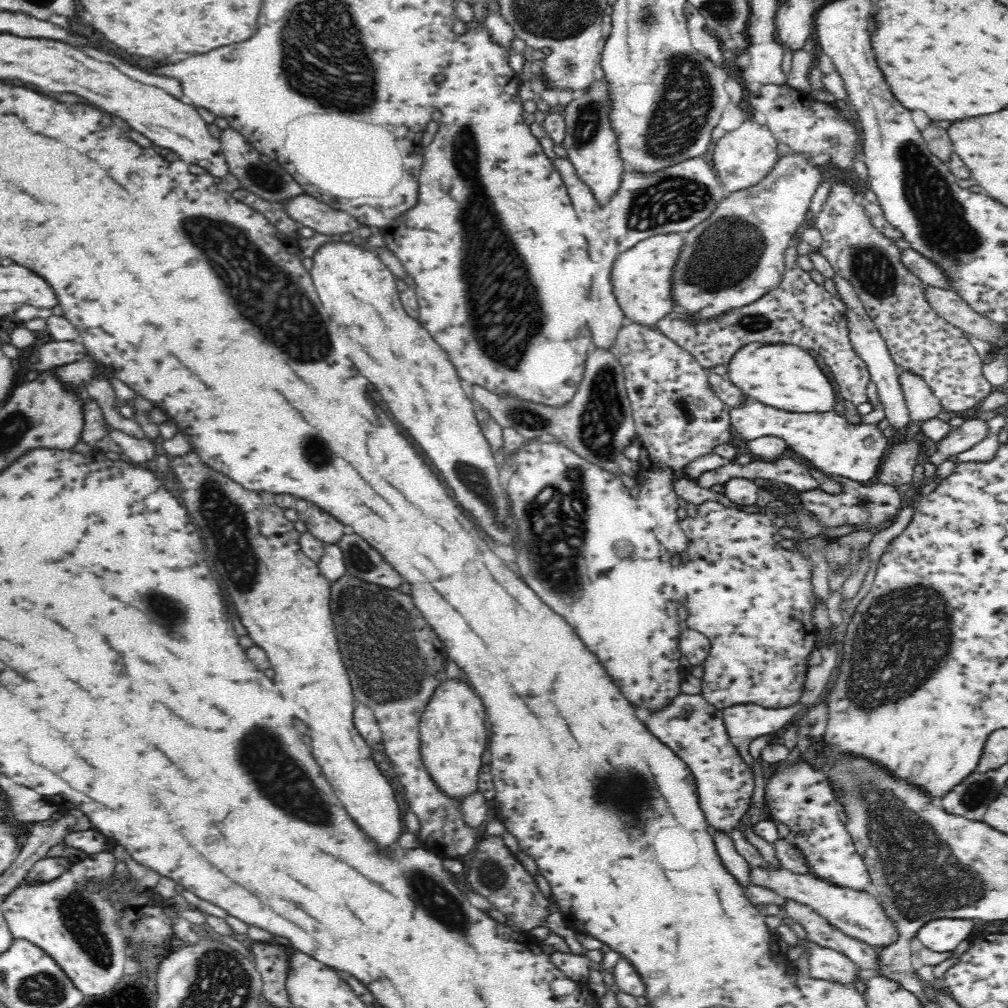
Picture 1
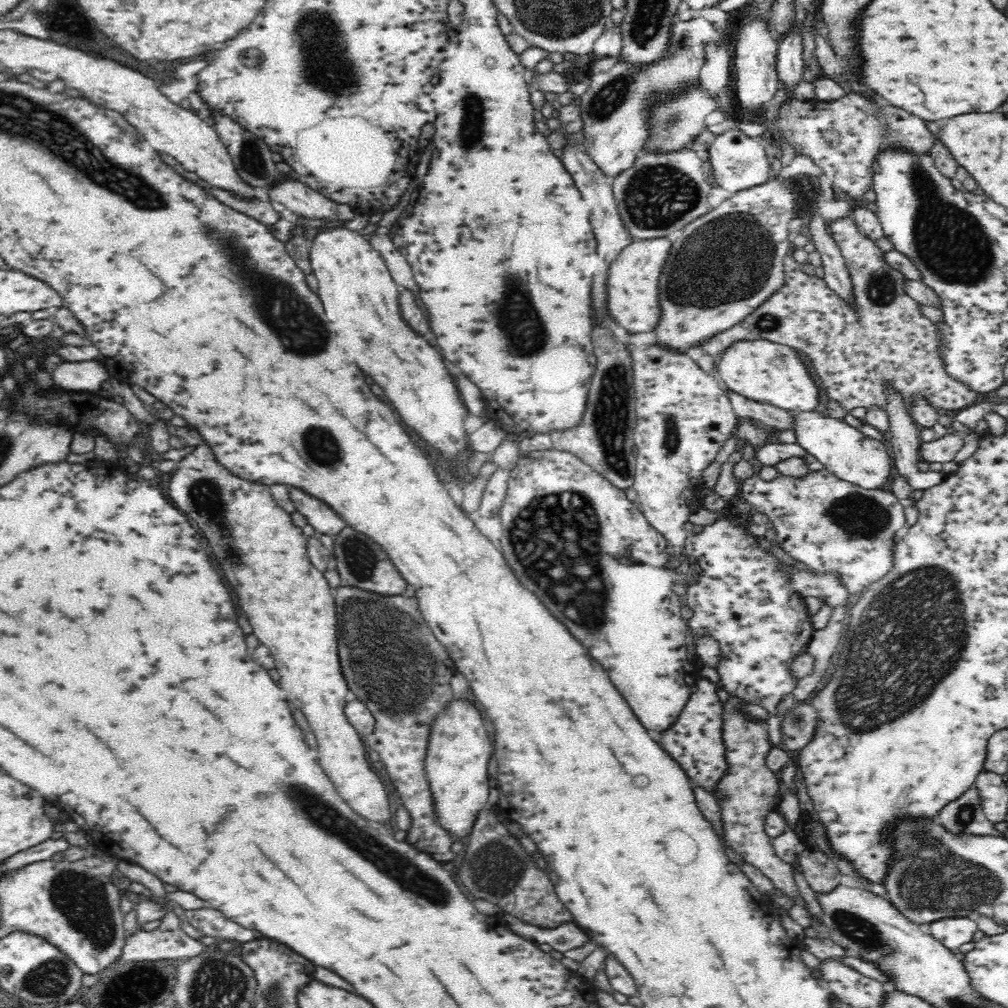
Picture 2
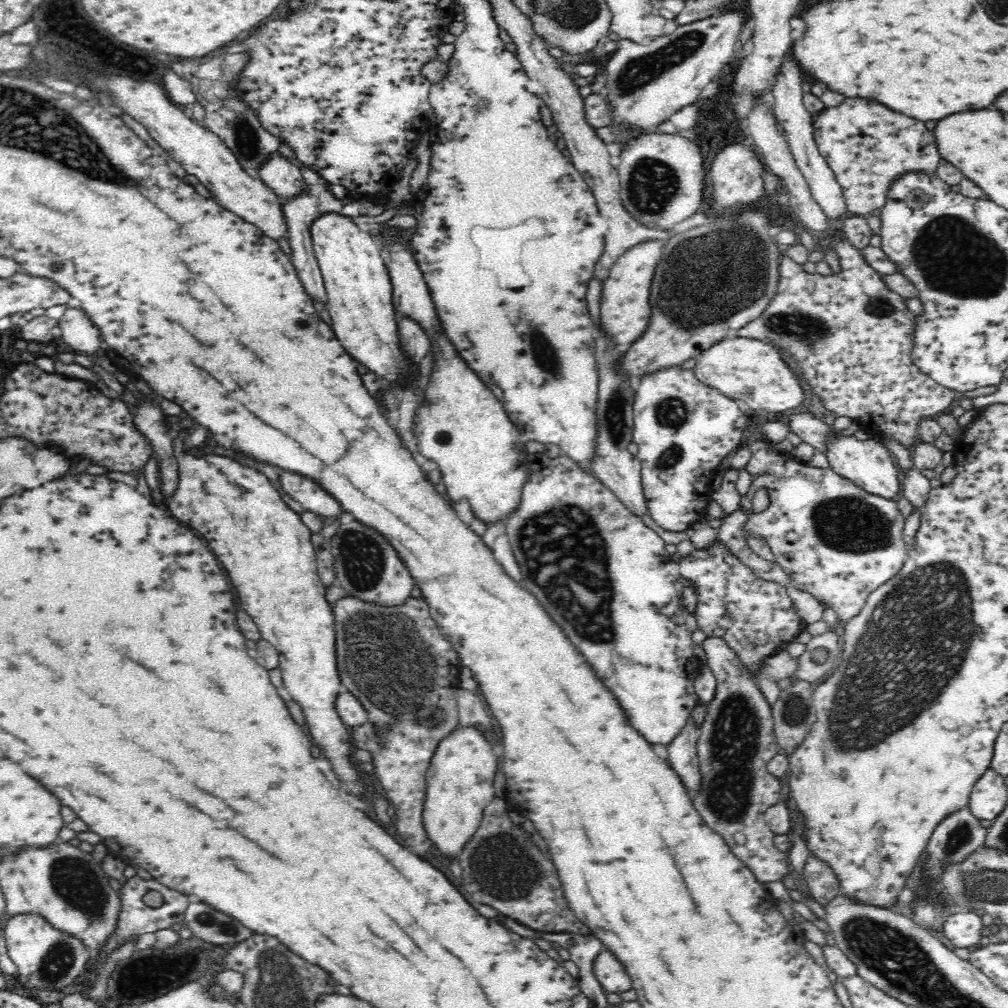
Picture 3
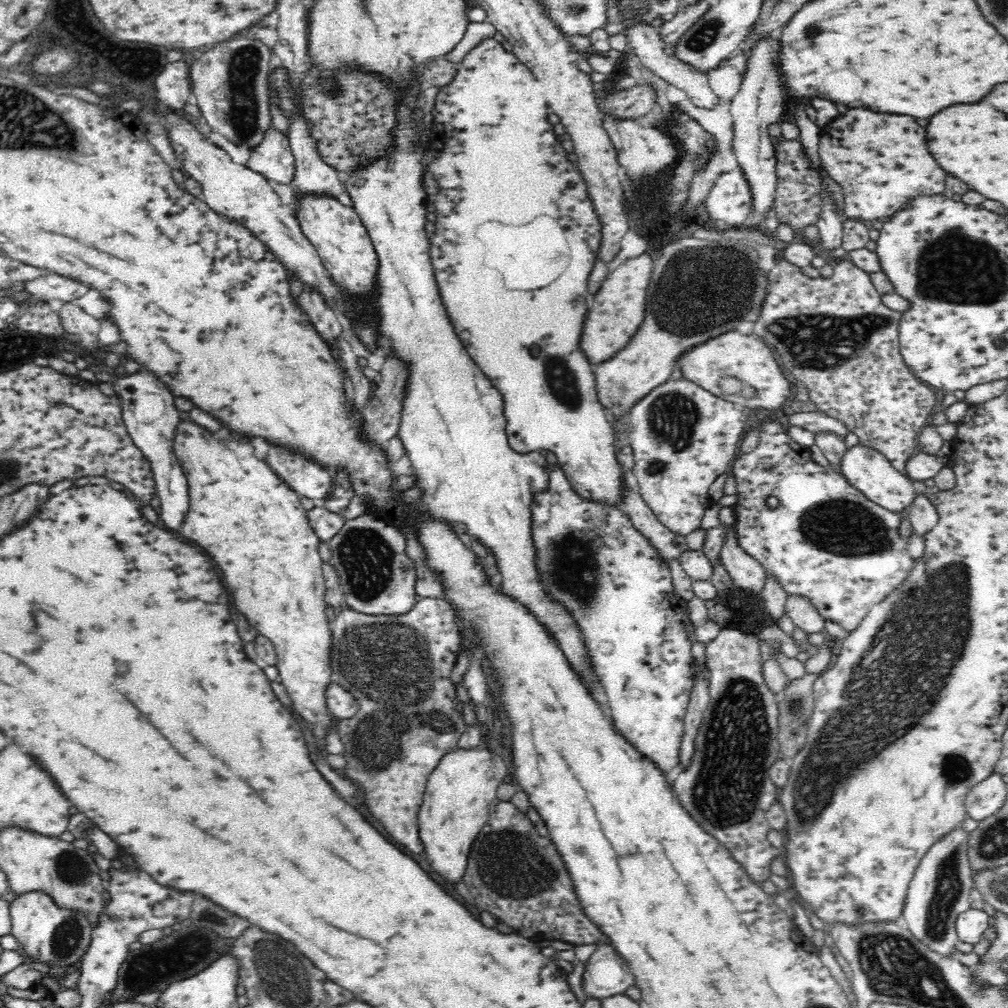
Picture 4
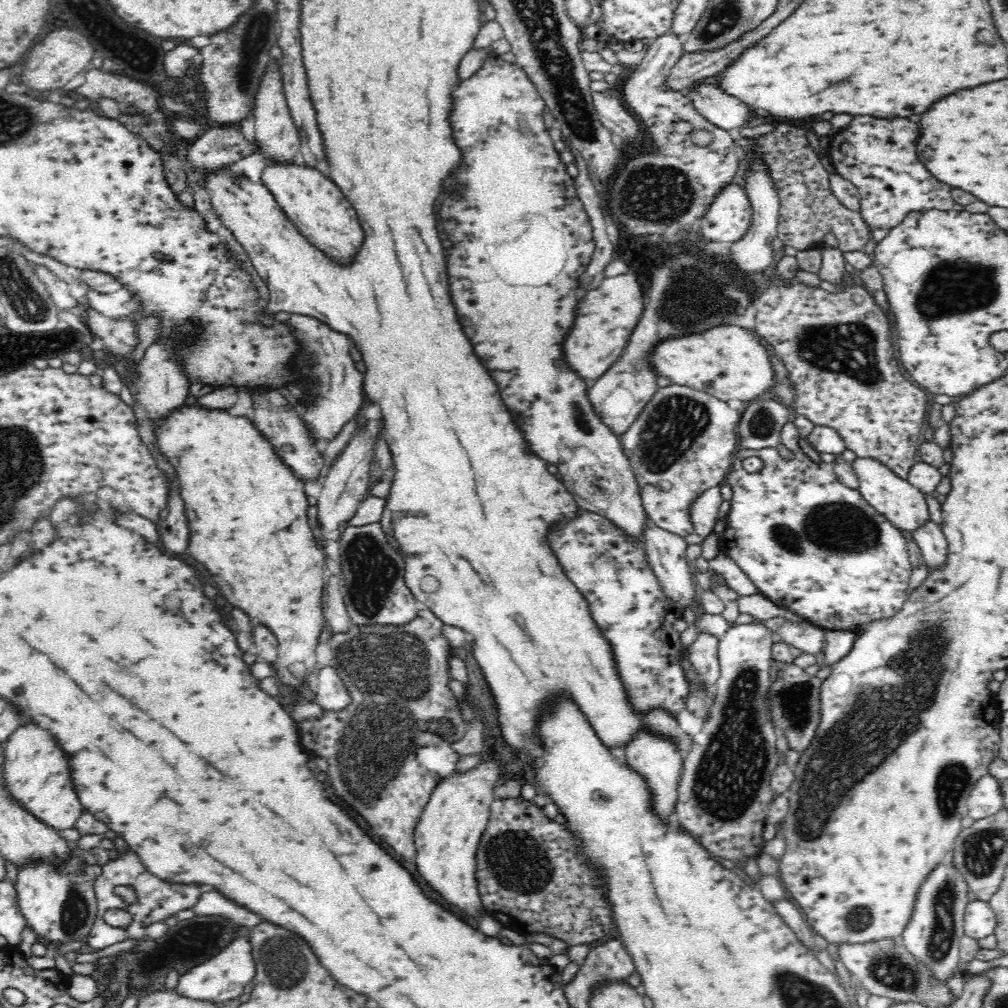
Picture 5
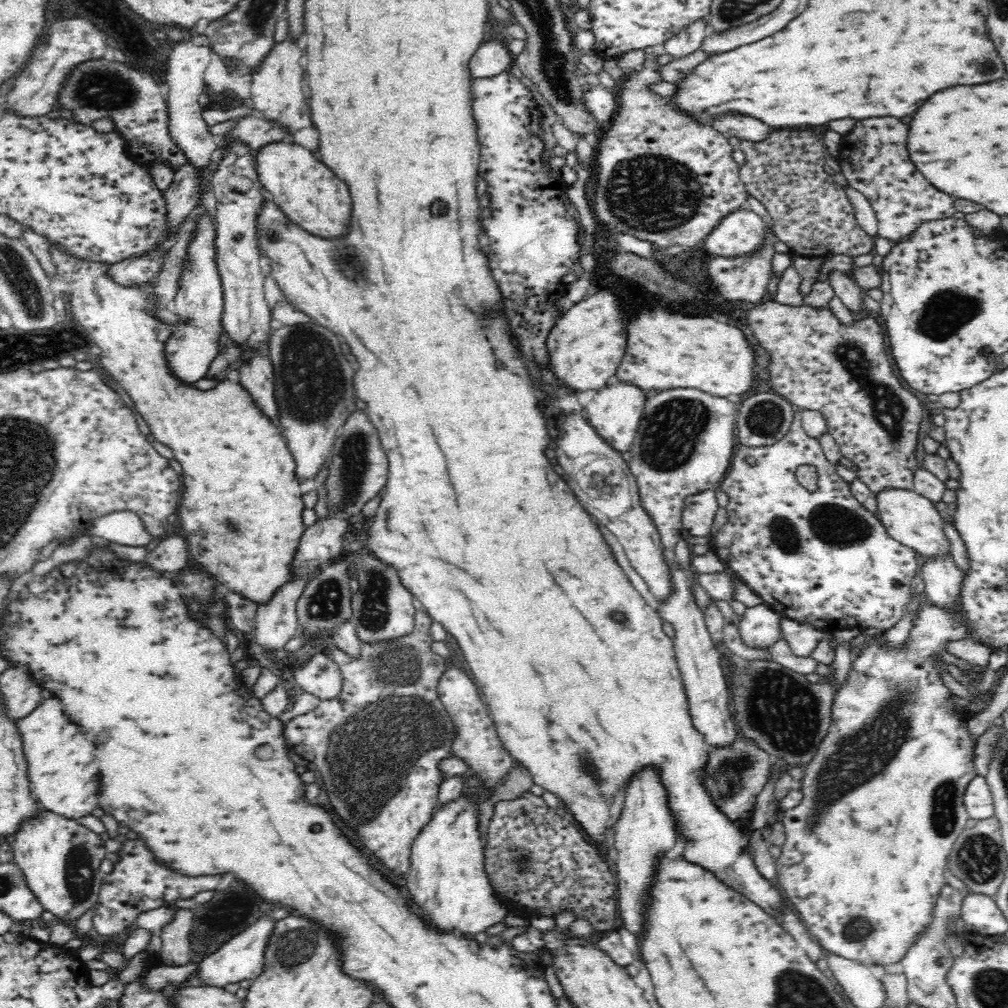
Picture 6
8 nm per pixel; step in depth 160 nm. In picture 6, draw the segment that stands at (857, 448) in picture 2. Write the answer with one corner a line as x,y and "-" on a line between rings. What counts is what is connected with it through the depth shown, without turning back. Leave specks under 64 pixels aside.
882,487
875,497
877,517
894,539
913,548
920,558
926,555
950,553
950,543
943,531
942,516
934,506
934,501
918,494
913,489
896,487

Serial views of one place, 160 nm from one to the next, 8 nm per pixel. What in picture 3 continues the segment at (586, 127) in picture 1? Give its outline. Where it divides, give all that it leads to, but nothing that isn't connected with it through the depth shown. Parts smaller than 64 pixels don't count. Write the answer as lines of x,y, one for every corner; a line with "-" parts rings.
736,10
722,11
720,16
694,21
693,23
678,25
672,34
658,36
647,43
636,43
626,38
620,38
618,48
612,58
604,66
604,88
600,92
603,97
604,109
611,117
608,126
620,126
620,134
614,138
614,144
625,148
632,140
646,134
661,133
660,126
666,120
673,120
675,112
683,109
687,104
696,102
704,87
713,78
724,71
725,65
732,62
734,50
739,41
742,28
748,19
748,13

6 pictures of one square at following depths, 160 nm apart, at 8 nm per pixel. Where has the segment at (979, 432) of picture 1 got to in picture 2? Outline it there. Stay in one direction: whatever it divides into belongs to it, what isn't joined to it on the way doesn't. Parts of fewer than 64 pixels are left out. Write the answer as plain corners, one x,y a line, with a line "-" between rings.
952,429
932,442
923,442
920,450
921,458
929,463
940,462
940,464
954,460
956,453
964,446
966,435
966,432

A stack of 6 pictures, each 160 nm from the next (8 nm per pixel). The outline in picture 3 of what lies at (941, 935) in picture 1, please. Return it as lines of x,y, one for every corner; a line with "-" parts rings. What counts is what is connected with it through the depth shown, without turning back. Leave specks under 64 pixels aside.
973,911
948,915
943,920
941,933
956,948
968,948
985,942
982,935
983,924
980,915

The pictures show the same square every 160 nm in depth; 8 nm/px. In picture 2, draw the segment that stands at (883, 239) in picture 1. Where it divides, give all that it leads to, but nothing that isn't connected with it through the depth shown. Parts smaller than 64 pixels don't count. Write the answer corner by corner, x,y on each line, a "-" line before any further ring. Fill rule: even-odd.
852,216
834,218
826,225
849,271
860,311
844,306
851,312
842,312
842,320
846,320
846,332
842,332
842,336
850,340
854,352
804,352
808,358
814,356
814,360
818,360
824,387
830,384
830,388
838,388
850,404
866,404
866,409
876,405
885,410
884,384
894,384
904,393
908,411
916,393
922,393
936,408
971,407
978,398
978,391
949,374
942,356
944,333
937,323
922,314
920,304
906,292
904,274
885,260
884,250
858,227
-
854,392
862,392
862,400
858,400

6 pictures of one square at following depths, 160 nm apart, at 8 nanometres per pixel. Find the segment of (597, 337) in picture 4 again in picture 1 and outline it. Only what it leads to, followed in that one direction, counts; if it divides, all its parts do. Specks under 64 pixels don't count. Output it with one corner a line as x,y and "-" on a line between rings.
672,232
646,238
631,250
619,254
611,271
611,281
627,321
652,326
677,309
673,296
673,275
684,244
684,234

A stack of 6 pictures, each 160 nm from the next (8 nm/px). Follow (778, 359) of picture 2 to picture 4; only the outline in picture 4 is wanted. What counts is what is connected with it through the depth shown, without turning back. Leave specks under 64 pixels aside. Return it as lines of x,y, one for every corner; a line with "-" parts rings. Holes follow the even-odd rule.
736,330
716,336
686,352
679,362
679,367
684,378
735,405
762,410
780,410
792,396
792,386
784,378
780,363
776,362
768,345
760,338
738,334
-
742,386
753,387
756,396
748,398
740,395
739,388

